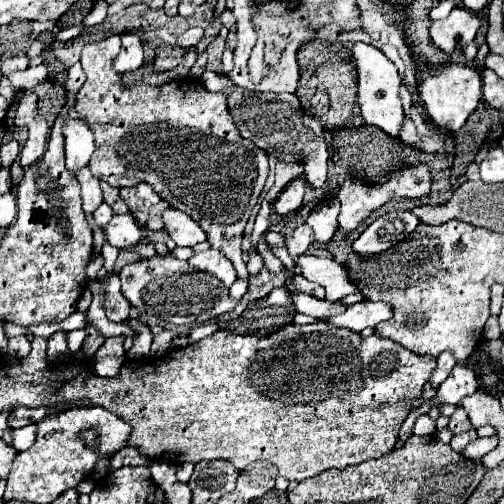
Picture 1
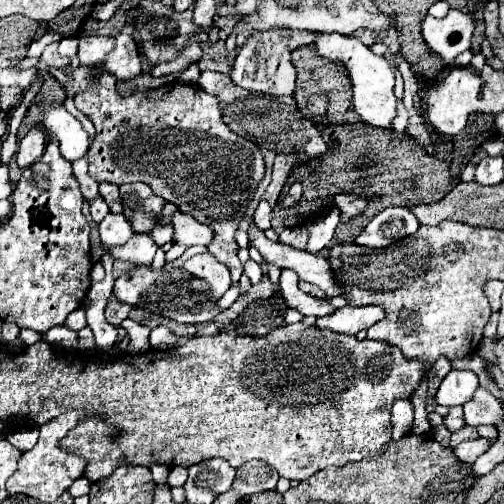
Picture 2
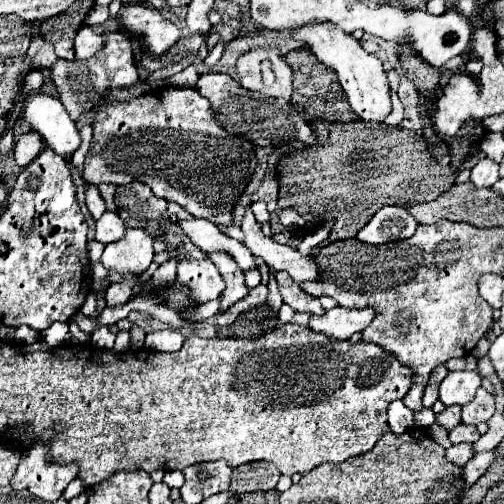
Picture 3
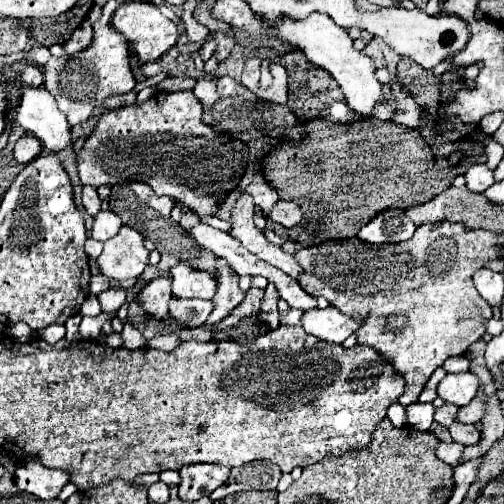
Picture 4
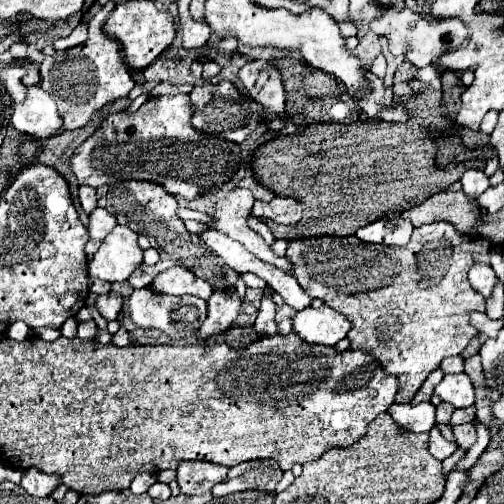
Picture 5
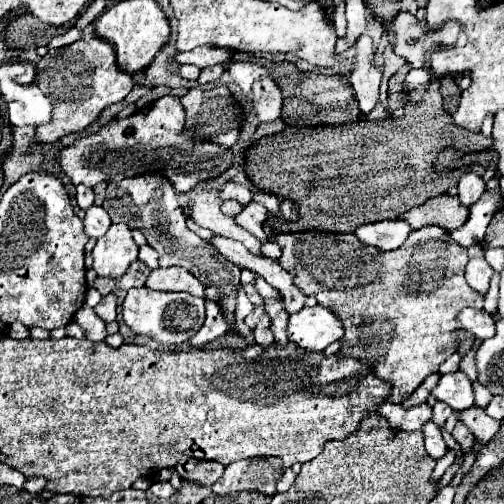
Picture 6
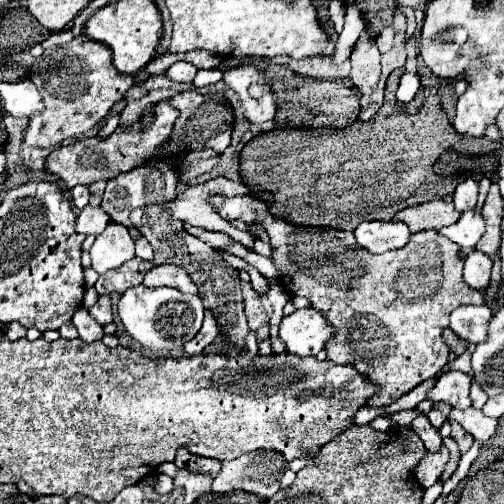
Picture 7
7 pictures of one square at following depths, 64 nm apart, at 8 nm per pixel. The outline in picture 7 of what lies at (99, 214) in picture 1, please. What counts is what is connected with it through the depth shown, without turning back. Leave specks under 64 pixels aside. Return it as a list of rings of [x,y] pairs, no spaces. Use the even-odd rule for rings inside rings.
[[[74,186],[70,194],[72,194],[72,202],[76,208],[84,208],[88,204],[88,196],[90,196],[88,186]]]

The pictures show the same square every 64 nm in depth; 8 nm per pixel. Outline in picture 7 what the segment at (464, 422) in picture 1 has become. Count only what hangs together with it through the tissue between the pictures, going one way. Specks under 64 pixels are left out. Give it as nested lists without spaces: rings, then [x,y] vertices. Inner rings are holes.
[[[440,402],[440,404],[434,404],[432,410],[428,412],[428,420],[432,422],[434,428],[440,428],[446,420],[448,420],[448,414],[450,414],[450,406]]]

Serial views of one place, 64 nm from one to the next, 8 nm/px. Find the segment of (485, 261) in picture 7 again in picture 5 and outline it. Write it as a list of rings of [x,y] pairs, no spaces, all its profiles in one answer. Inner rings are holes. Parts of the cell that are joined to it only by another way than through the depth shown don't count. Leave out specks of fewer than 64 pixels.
[[[474,262],[468,272],[468,282],[476,292],[480,292],[484,298],[488,298],[492,294],[494,284],[496,284],[496,274],[488,264]]]

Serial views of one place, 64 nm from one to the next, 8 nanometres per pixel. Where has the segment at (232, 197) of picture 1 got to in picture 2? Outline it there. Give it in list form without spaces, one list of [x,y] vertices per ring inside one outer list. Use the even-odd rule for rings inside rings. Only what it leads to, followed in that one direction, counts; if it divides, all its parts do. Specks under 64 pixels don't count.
[[[80,36],[78,38],[78,53],[80,64],[98,66],[104,62],[104,56],[112,50],[114,40],[110,36]],[[96,72],[96,84],[90,90],[78,92],[74,96],[76,108],[86,114],[94,128],[96,140],[88,150],[88,174],[96,182],[112,182],[112,184],[132,184],[144,182],[152,188],[152,192],[166,202],[178,206],[180,212],[194,216],[196,220],[210,224],[216,232],[216,240],[208,246],[208,252],[222,262],[232,276],[232,286],[240,288],[240,294],[250,290],[250,282],[244,274],[244,268],[236,256],[236,240],[234,232],[238,228],[244,210],[254,196],[258,182],[264,176],[264,160],[258,146],[246,138],[236,136],[230,128],[222,122],[222,114],[218,108],[218,100],[206,94],[196,84],[180,84],[172,82],[156,90],[132,92],[128,96],[116,94],[116,80],[106,72]]]

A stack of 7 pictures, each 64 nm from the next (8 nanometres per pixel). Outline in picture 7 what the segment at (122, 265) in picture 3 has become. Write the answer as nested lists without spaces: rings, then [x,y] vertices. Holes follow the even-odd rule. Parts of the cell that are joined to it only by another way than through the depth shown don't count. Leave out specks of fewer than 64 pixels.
[[[108,224],[106,230],[96,238],[90,248],[92,268],[98,274],[104,274],[112,268],[120,268],[126,260],[134,258],[134,240],[128,234],[128,228],[122,224]]]

